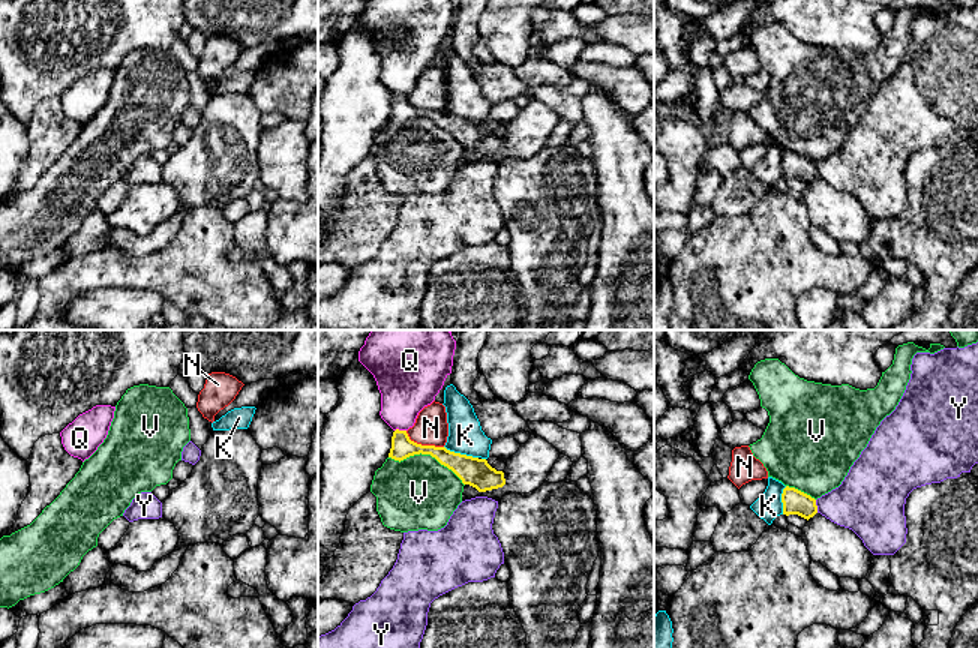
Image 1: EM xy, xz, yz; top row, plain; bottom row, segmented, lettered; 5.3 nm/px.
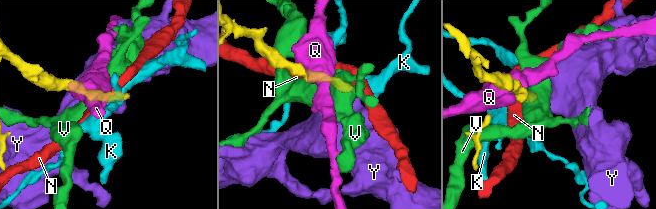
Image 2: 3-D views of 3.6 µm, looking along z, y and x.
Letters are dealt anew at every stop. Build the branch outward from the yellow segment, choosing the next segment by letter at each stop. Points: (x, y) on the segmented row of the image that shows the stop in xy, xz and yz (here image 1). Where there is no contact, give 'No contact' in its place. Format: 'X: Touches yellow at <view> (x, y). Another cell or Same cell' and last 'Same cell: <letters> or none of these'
K: Touches yellow at xz (459, 453). Another cell
N: Touches yellow at xz (423, 446). Another cell
Q: Touches yellow at xz (398, 429). Another cell
V: Touches yellow at xz (428, 453). Another cell
Y: Touches yellow at yz (816, 506). Another cell
Same cell: none of these

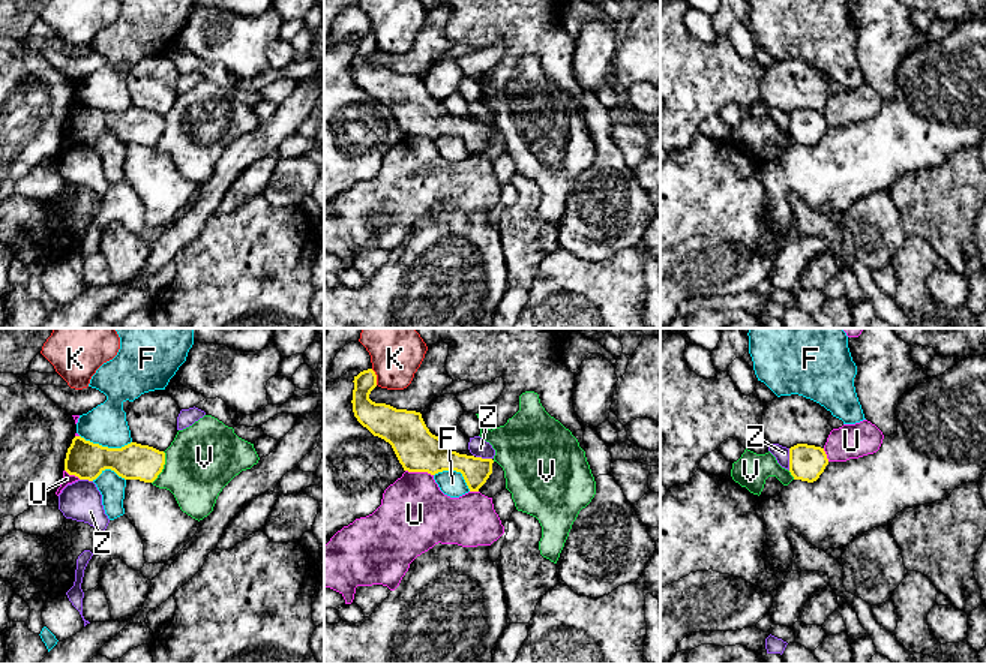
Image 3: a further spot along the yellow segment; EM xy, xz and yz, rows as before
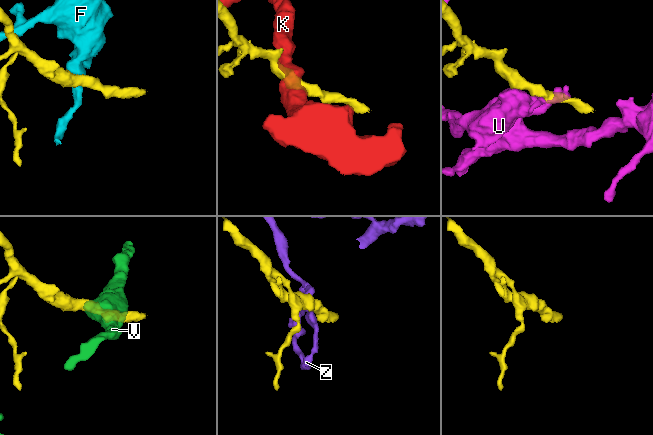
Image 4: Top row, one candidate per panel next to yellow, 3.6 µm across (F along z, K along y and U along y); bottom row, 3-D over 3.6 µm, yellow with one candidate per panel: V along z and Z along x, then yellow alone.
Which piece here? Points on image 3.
F: Touches yellow at xy (105, 447). Another cell
K: Touches yellow at xz (375, 376). Another cell
U: Touches yellow at xz (419, 471). Another cell
V: Touches yellow at xy (162, 468). Another cell
Z: Touches yellow at yz (790, 459). Another cell
Same cell: none of these

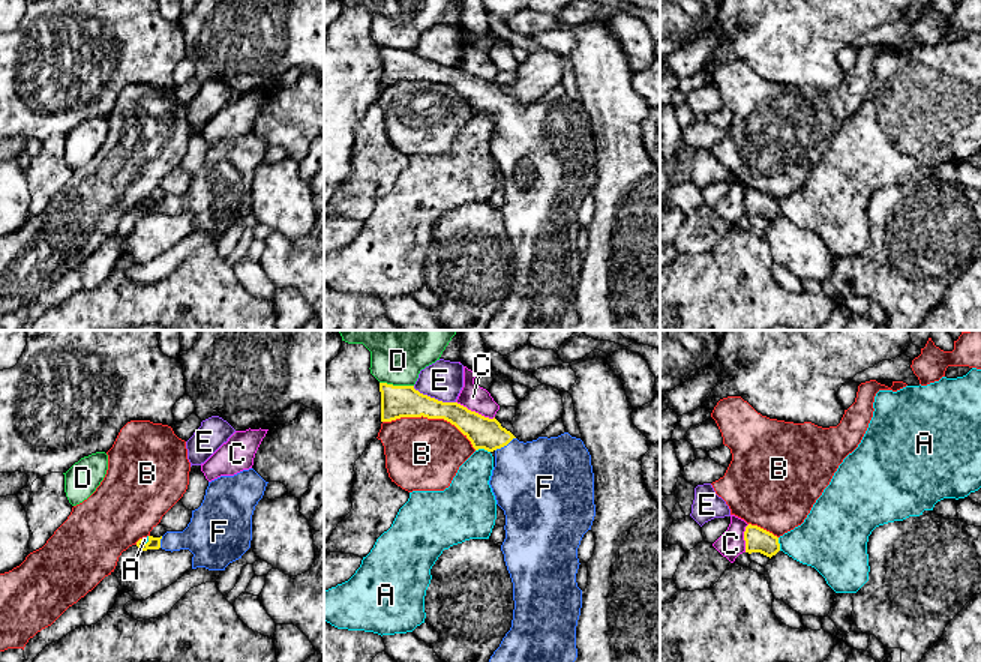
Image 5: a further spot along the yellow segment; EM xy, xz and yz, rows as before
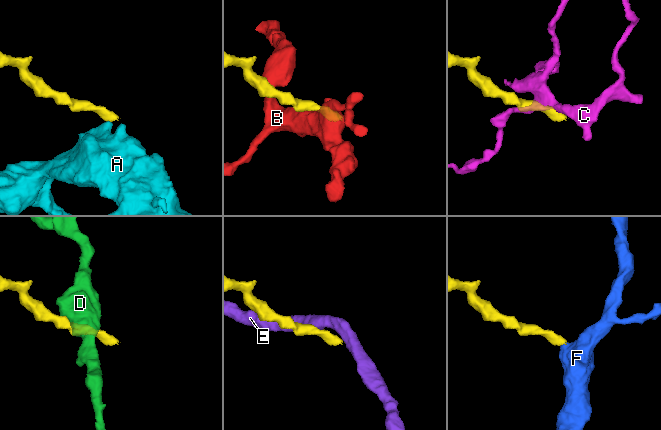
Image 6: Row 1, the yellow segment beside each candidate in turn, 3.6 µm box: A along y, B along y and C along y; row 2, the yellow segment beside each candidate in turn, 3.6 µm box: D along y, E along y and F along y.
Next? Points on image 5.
A: Touches yellow at xz (483, 448). Another cell
B: Touches yellow at xz (431, 418). Another cell
C: Touches yellow at xz (474, 412). Another cell
D: Touches yellow at xz (396, 386). Another cell
E: Touches yellow at xz (434, 398). Another cell
F: Touches yellow at xz (504, 445). Same cell
Same cell: F

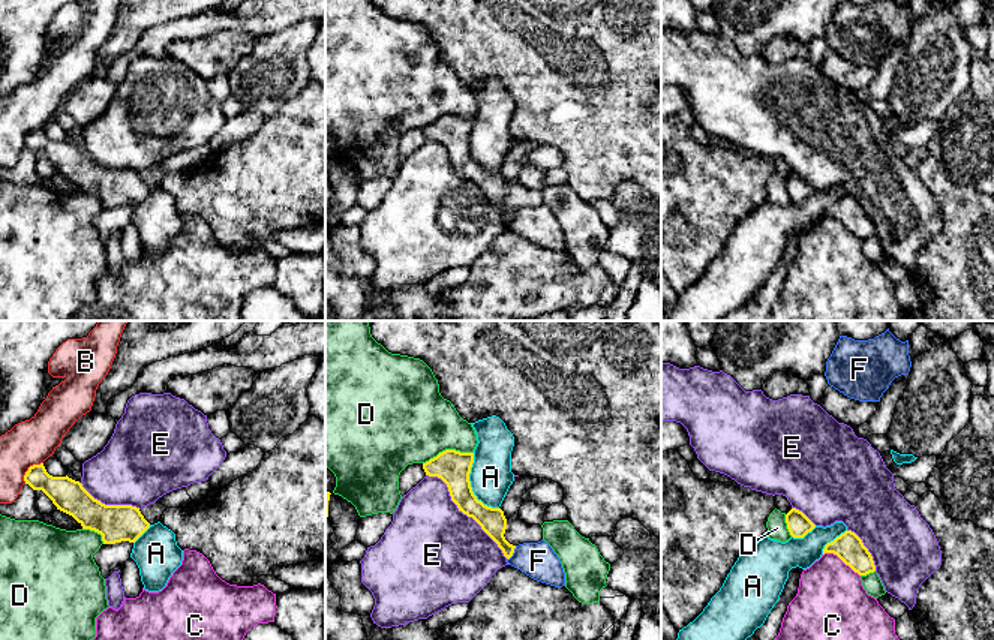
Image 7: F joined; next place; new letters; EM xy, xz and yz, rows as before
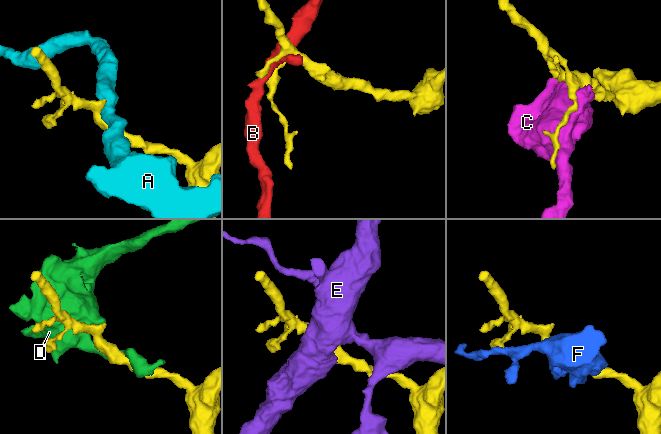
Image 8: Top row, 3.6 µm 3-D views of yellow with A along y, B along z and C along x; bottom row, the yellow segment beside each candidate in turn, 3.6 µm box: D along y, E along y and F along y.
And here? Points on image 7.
A: Touches yellow at xz (470, 486). Another cell
B: Touches yellow at xy (29, 469). Another cell
C: Touches yellow at yz (841, 559). Another cell
D: Touches yellow at xz (447, 450). Another cell
E: Touches yellow at xz (464, 513). Another cell
F: Touches yellow at xz (513, 552). Another cell
Same cell: none of these

